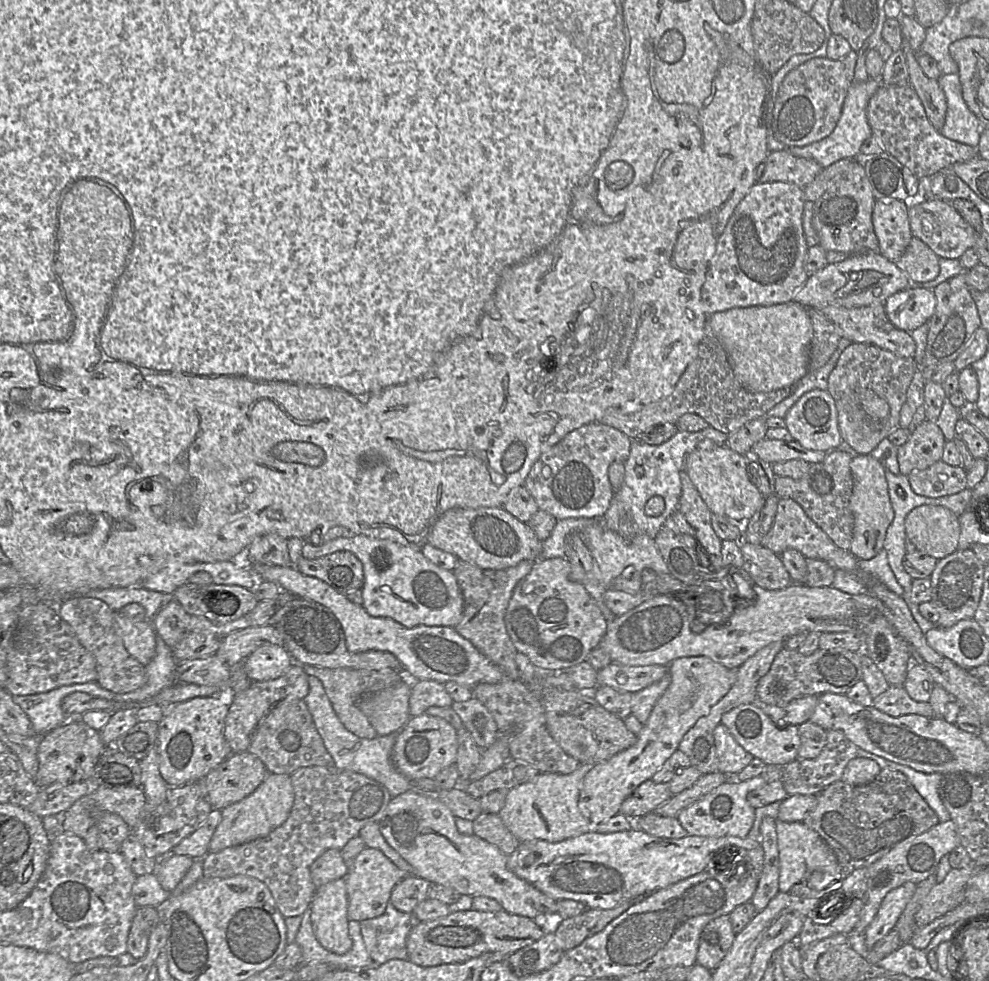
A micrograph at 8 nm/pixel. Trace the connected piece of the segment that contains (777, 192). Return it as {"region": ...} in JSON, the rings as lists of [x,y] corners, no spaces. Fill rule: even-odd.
{"region":[[[756,182],[750,188],[718,238],[709,262],[701,288],[706,314],[793,300],[808,278],[804,270],[808,251],[803,230],[804,203],[803,189],[792,183]]]}

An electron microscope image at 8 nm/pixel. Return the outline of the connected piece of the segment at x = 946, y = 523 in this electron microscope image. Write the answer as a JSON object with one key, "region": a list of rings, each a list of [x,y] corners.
{"region":[[[921,505],[906,516],[905,533],[916,550],[940,560],[957,550],[959,516],[943,506]]]}

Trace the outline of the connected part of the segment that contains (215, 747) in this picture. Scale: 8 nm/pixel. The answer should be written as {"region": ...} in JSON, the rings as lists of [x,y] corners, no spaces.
{"region":[[[225,689],[219,696],[194,697],[177,703],[158,722],[159,771],[169,787],[197,782],[232,754],[224,737],[224,725],[233,695]]]}

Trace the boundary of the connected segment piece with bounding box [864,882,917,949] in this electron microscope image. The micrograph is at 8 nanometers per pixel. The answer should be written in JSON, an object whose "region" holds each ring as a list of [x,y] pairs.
{"region":[[[906,882],[886,894],[877,914],[864,932],[869,949],[895,927],[906,905],[913,897],[916,887],[917,884]]]}

